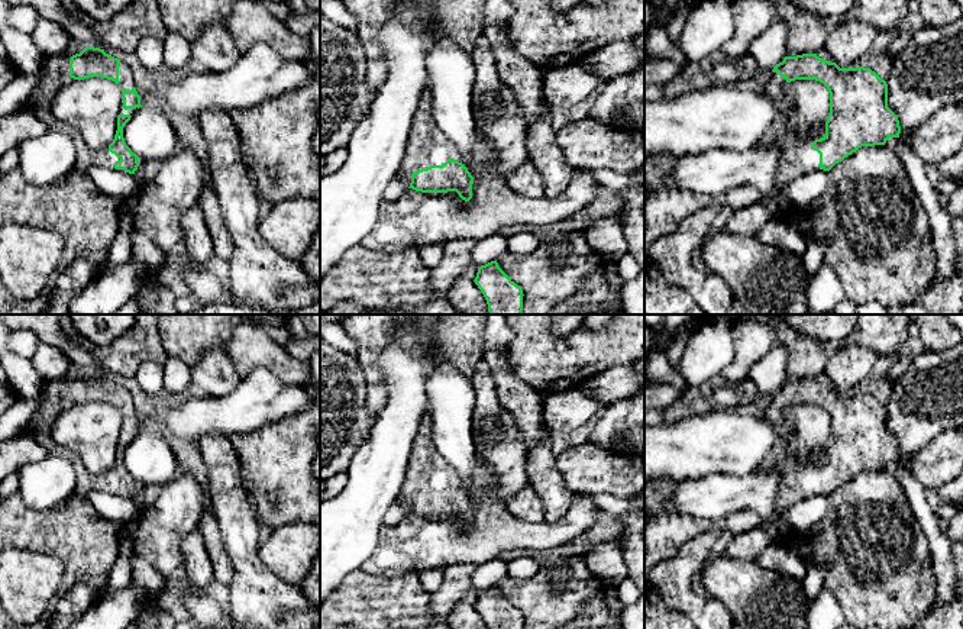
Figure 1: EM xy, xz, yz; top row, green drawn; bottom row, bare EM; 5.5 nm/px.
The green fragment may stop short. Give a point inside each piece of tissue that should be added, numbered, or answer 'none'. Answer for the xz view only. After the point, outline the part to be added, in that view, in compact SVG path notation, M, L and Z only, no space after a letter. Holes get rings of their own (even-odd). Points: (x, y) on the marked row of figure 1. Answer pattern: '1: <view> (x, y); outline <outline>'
1: xz (426, 145); outline M426 93L414 113L400 172L413 174L430 165L442 165L450 158L462 162L455 145L436 126L433 103Z

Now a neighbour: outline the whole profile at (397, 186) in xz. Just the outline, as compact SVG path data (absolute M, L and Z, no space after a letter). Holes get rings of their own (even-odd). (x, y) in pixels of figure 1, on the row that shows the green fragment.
M411 174L395 177L387 186L382 199L384 200L398 200L401 194L410 187Z

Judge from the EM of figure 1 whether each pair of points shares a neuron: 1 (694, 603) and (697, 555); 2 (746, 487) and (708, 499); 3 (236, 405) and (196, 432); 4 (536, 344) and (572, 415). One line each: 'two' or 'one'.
1: one
2: one
3: one
4: two

